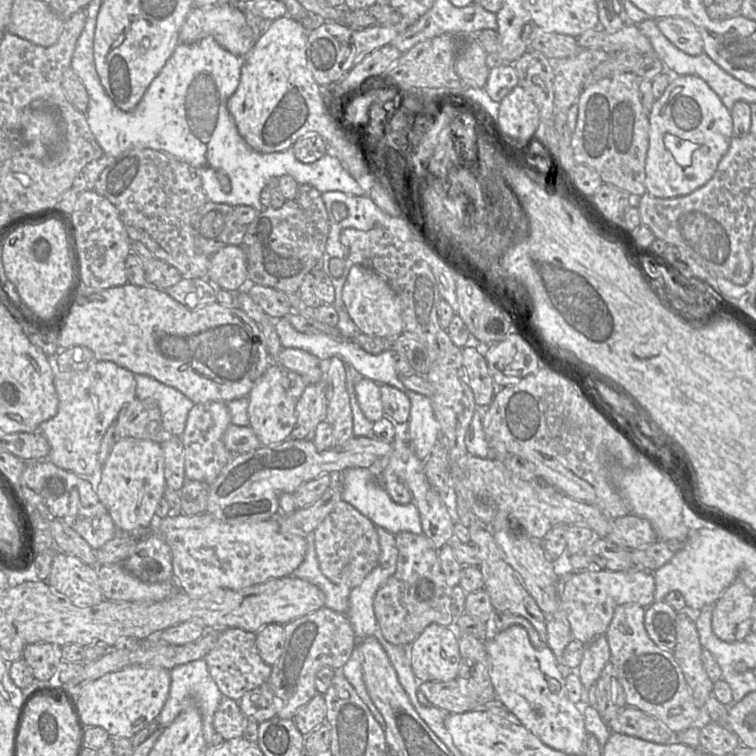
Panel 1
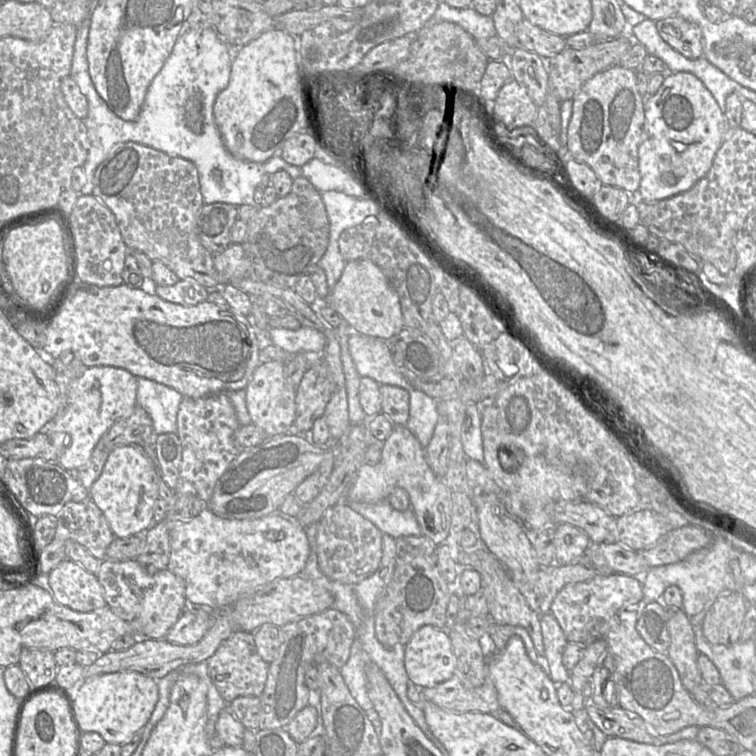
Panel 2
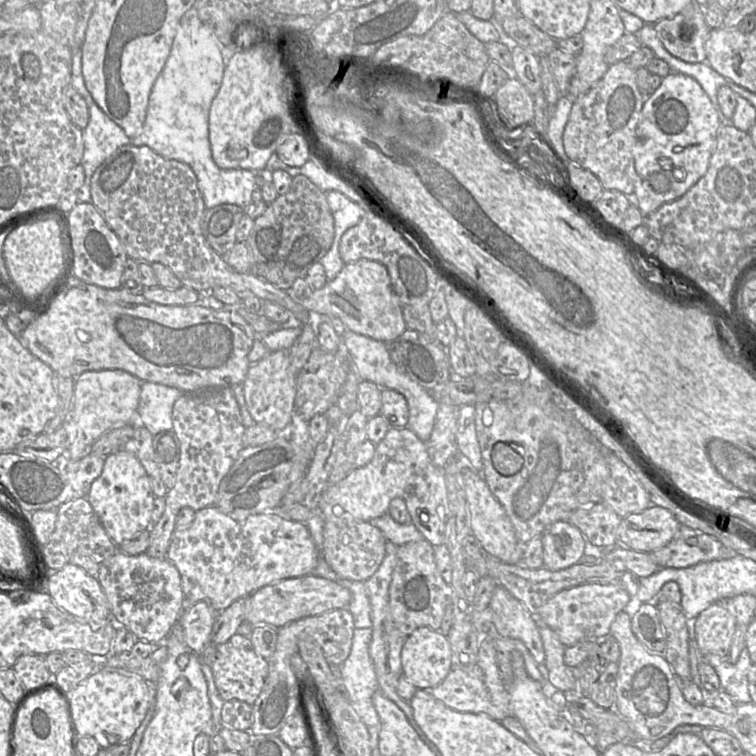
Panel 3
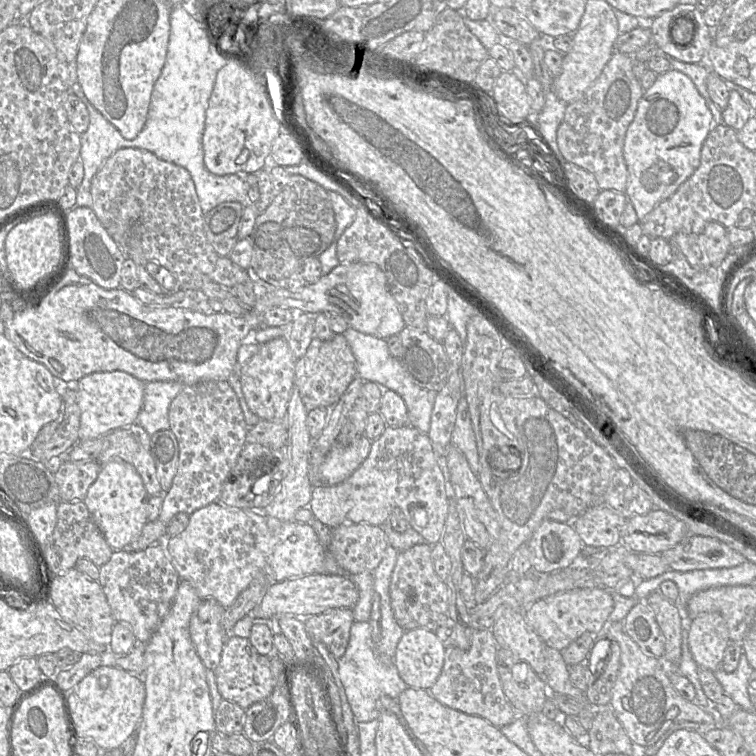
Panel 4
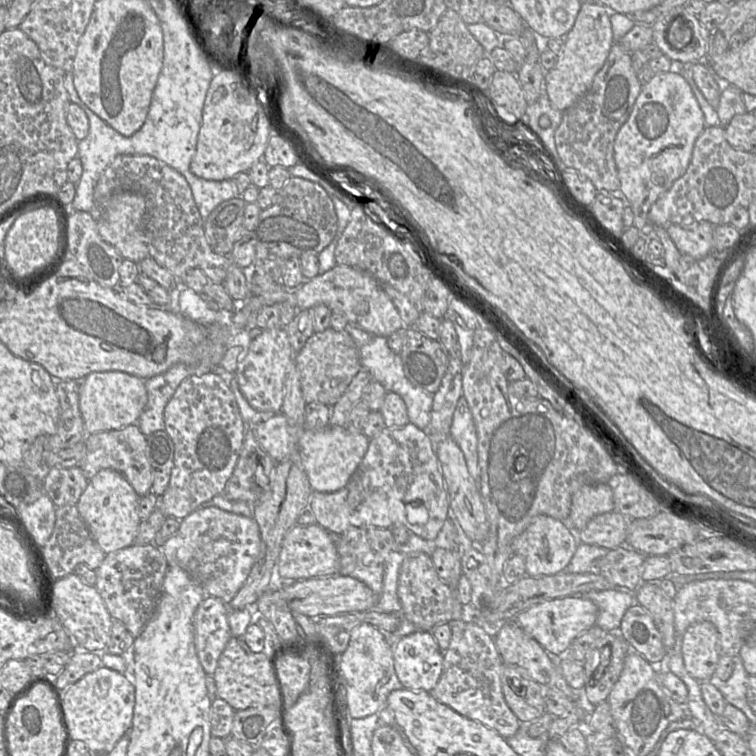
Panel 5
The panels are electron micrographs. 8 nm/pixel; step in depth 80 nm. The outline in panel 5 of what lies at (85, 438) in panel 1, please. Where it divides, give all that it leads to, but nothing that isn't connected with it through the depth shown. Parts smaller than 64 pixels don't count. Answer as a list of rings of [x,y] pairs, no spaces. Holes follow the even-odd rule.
[[[93,372],[79,382],[79,408],[85,436],[136,424],[147,404],[145,380],[120,372]]]

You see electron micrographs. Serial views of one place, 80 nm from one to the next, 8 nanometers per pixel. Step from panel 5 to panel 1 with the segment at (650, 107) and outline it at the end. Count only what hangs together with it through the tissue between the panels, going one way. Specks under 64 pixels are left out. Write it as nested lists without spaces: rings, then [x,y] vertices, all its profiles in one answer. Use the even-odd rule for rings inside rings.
[[[697,75],[672,76],[662,96],[654,101],[648,117],[646,192],[658,198],[674,198],[706,184],[734,137],[731,113],[715,91]]]

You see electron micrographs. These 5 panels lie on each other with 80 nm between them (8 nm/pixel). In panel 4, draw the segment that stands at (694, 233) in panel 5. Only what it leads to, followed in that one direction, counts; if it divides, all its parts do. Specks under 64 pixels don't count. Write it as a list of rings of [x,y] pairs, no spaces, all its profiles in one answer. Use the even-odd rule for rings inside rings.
[[[708,223],[701,233],[677,233],[671,240],[694,268],[719,265],[727,256],[731,243],[727,228],[718,223]]]

